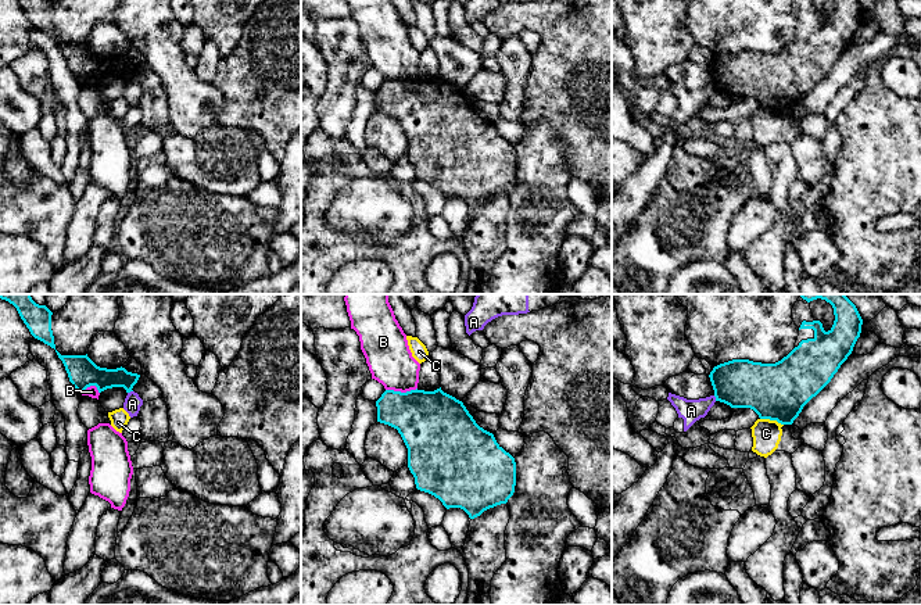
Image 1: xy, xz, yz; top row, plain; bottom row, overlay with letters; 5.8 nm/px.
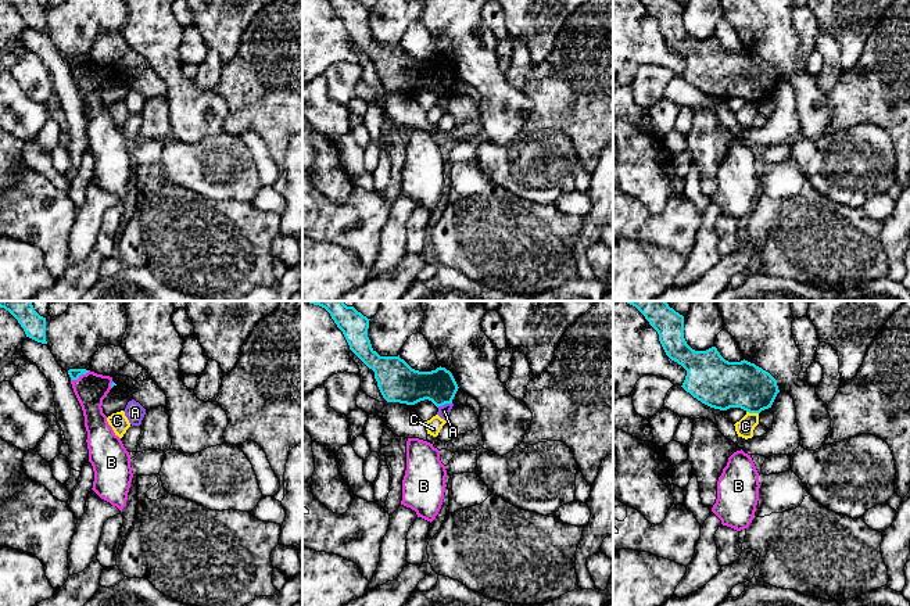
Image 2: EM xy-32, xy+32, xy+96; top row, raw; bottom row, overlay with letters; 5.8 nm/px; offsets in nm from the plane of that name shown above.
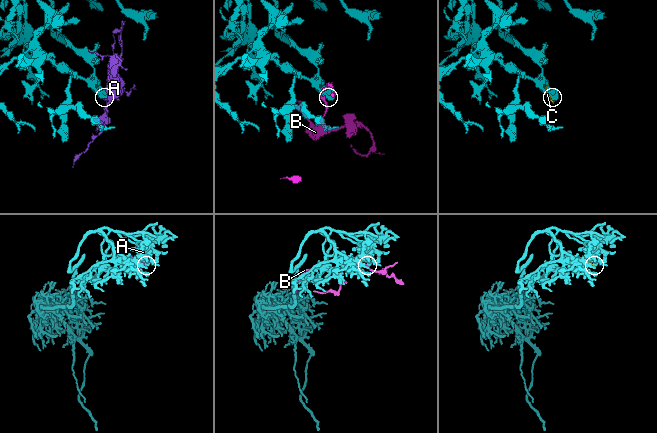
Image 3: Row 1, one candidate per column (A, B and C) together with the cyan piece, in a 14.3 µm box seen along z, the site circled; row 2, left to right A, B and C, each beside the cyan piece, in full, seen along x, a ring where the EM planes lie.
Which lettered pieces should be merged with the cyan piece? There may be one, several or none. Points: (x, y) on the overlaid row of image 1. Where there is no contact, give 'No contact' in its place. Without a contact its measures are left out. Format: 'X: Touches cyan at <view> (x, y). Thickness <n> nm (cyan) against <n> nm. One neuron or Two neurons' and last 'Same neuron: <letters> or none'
A: Touches cyan at xy (129, 392). Thickness 130 nm (cyan) against 100 nm. Two neurons
B: Touches cyan at xz (400, 392). Thickness 360 nm (cyan) against 260 nm. Two neurons
C: Touches cyan at yz (771, 419). Thickness 340 nm (cyan) against 170 nm. Two neurons
Same neuron: none

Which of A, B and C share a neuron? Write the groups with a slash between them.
A / B / C

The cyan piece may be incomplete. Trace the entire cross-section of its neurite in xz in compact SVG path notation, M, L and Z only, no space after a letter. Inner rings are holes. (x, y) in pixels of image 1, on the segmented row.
M386 390L376 401L377 422L398 430L408 448L408 468L416 488L438 498L442 505L463 509L470 519L484 511L506 504L515 493L516 462L495 440L480 427L462 401L444 393Z

